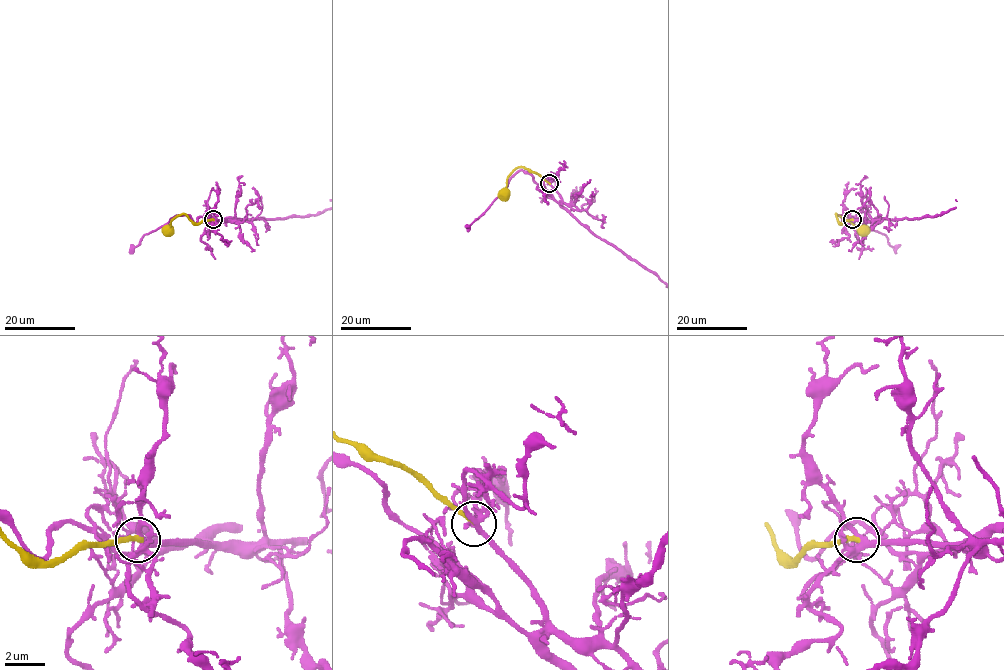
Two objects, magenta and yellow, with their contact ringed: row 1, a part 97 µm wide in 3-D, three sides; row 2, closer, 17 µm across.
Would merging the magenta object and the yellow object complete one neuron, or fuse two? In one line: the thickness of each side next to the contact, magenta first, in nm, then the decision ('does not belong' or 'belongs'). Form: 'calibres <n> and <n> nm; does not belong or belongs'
calibres 260 and 280 nm; does not belong

